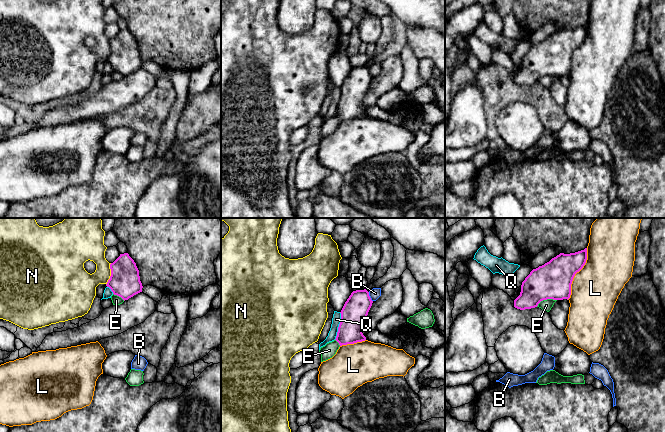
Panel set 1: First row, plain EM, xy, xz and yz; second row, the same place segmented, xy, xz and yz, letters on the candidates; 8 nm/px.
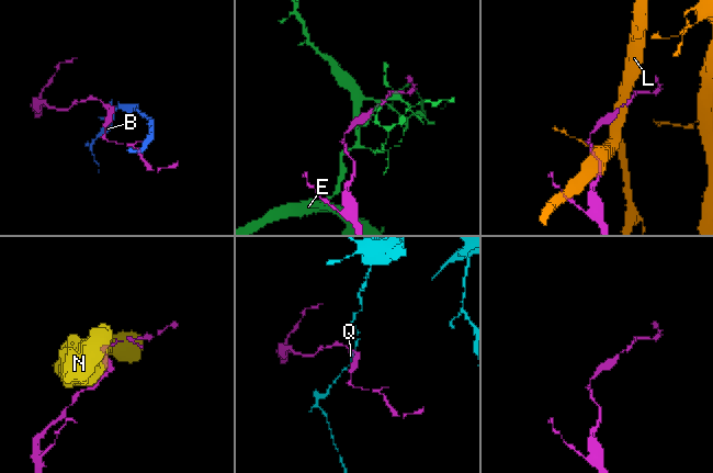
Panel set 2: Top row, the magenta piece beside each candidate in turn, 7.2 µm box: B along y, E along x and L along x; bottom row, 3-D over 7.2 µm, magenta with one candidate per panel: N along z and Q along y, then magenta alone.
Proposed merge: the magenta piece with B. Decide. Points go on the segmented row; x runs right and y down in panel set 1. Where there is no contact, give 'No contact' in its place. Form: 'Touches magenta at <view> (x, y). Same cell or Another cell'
Touches magenta at xz (369, 297). Another cell

